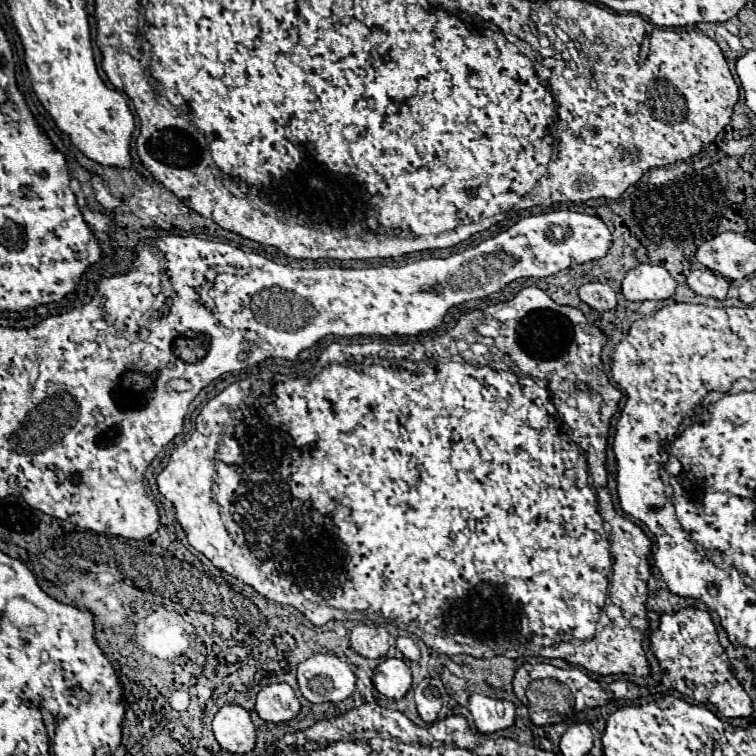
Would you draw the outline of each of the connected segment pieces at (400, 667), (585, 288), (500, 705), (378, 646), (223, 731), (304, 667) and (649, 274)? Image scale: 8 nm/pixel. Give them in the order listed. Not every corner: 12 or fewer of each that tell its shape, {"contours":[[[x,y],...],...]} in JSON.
{"contours":[[[386,658],[372,682],[386,698],[400,700],[412,686],[404,660]],[[588,282],[578,296],[592,310],[616,308],[616,292],[608,284]],[[472,694],[468,710],[482,734],[514,724],[508,700]],[[356,624],[350,646],[364,658],[388,652],[388,630]],[[222,706],[212,728],[222,750],[248,754],[256,732],[244,708]],[[338,656],[298,664],[298,686],[312,704],[354,694],[356,676]],[[638,264],[622,280],[626,300],[668,300],[674,278]]]}

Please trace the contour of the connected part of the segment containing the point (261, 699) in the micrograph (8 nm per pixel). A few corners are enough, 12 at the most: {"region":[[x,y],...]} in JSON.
{"region":[[288,684],[258,692],[254,710],[266,722],[296,718],[300,702]]}

